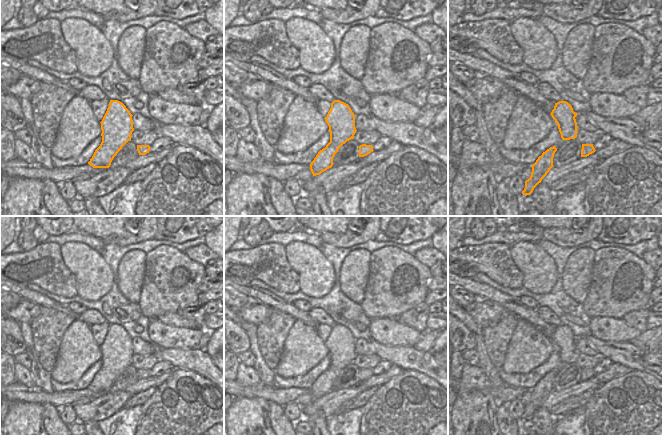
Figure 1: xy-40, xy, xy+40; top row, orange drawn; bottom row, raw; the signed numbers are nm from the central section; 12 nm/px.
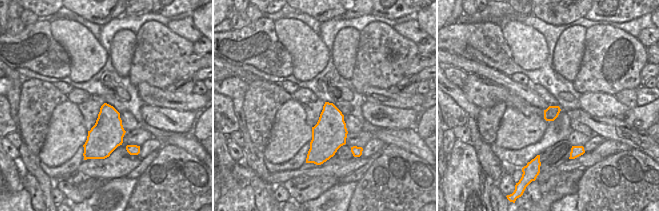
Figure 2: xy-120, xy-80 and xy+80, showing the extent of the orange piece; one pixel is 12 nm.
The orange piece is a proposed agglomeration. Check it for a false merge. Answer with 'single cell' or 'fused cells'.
single cell

